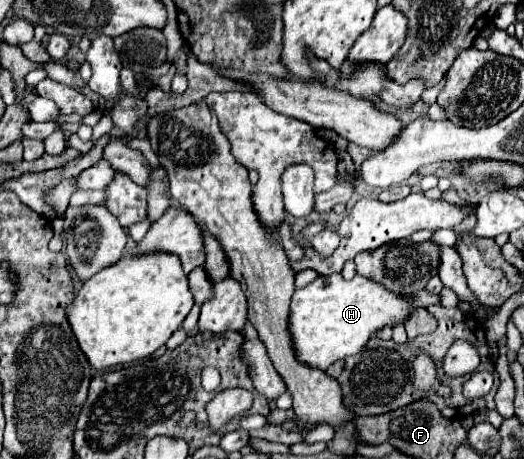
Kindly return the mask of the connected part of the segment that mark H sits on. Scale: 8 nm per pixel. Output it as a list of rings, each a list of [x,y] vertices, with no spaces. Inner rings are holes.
[[[339,273],[327,275],[327,277],[317,277],[307,287],[297,289],[293,293],[293,297],[291,297],[289,335],[291,335],[295,357],[299,359],[299,363],[305,363],[307,367],[325,371],[337,359],[343,359],[343,357],[359,353],[361,347],[371,339],[371,335],[375,331],[383,329],[385,325],[395,327],[399,323],[405,323],[405,319],[409,317],[411,311],[413,311],[413,307],[401,295],[391,293],[383,285],[379,285],[375,281],[369,281],[369,279],[361,277],[361,275],[355,275],[351,281],[345,281]]]

